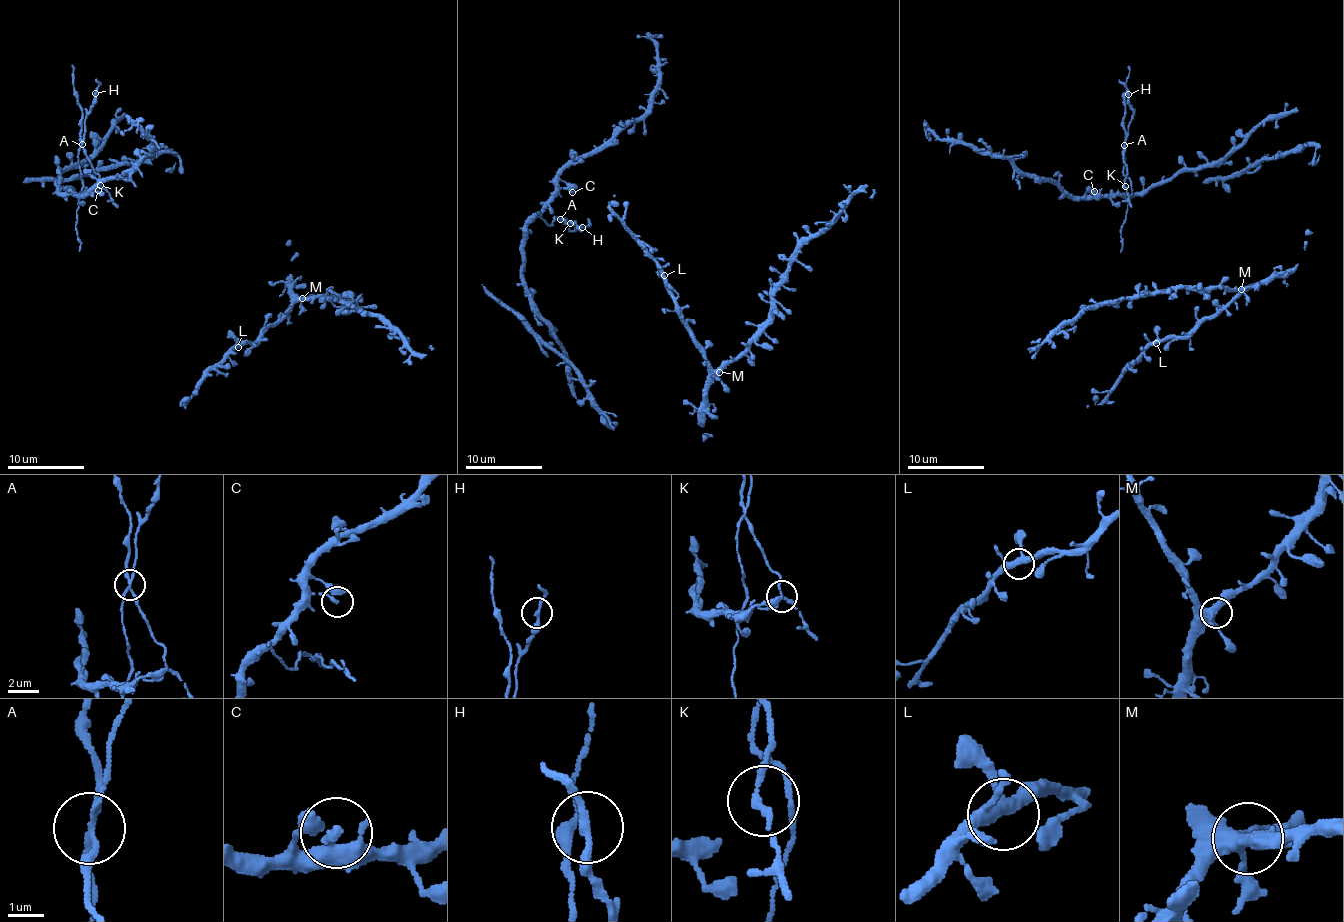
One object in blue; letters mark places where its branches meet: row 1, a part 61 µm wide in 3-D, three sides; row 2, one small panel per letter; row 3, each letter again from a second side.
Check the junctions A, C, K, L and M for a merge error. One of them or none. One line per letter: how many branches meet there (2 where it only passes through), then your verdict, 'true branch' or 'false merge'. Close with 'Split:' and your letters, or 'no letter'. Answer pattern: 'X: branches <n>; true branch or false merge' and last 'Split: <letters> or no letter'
A: branches 4; false merge
C: branches 2; true branch
K: branches 2; true branch
L: branches 4; true branch
M: branches 4; true branch
Split: A

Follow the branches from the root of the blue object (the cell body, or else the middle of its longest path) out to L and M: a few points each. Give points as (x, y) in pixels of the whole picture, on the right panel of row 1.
L: (1157, 331), (1156, 343)
M: (1157, 331), (1160, 339), (1190, 336), (1203, 321), (1217, 317), (1232, 303), (1241, 289)

